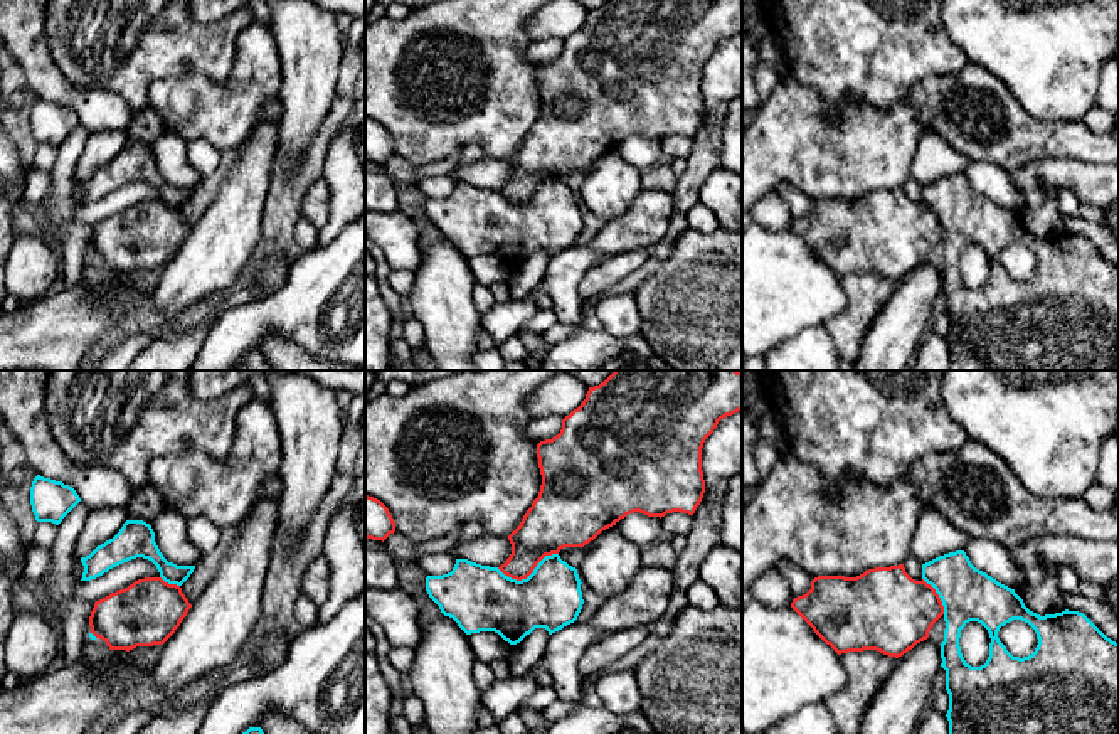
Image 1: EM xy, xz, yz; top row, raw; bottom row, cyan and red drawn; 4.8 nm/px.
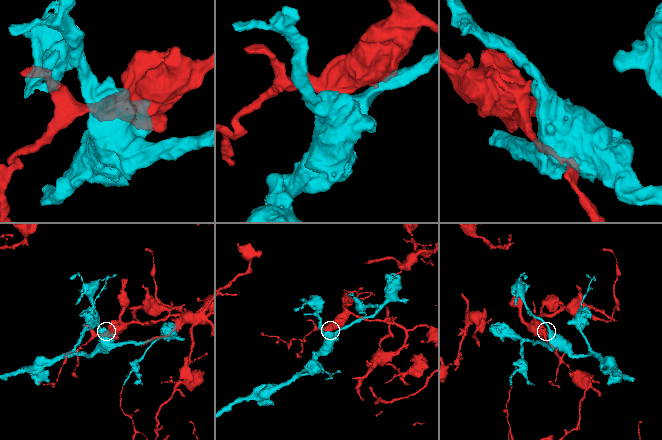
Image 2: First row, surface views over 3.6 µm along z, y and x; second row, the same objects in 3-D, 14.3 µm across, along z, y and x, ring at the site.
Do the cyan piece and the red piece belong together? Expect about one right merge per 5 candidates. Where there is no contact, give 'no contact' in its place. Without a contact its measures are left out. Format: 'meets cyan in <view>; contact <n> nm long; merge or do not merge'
meets cyan in xz; contact 300 nm long; do not merge

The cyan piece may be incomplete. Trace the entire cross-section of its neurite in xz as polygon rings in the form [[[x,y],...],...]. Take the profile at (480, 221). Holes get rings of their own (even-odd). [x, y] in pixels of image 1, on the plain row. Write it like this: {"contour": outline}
{"contour": [[[559,177],[545,178],[522,204],[468,182],[456,182],[448,197],[426,200],[429,221],[466,258],[495,254],[510,268],[535,251],[552,258],[574,246],[584,227],[581,207],[577,192]]]}

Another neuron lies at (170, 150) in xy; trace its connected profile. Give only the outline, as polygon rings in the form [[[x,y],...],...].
[[[165,131],[150,146],[155,165],[168,185],[177,189],[197,189],[202,175],[190,165],[187,141],[175,133]]]

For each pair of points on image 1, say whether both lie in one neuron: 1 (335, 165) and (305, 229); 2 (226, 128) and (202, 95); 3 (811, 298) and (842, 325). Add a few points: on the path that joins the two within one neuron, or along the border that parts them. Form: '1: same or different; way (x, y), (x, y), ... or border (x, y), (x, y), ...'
1: different; border (317, 229), (318, 244)
2: same; way (224, 120), (207, 103)
3: different; border (840, 278), (848, 305), (825, 325)

